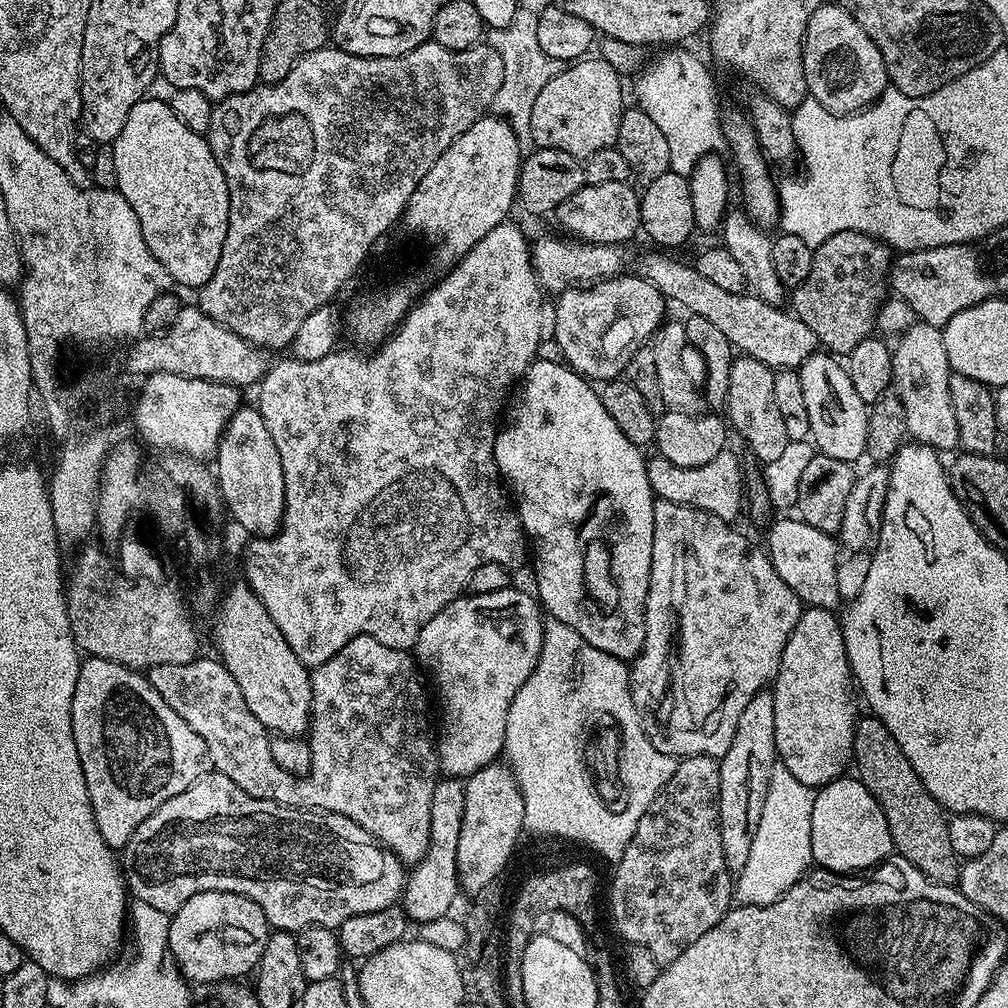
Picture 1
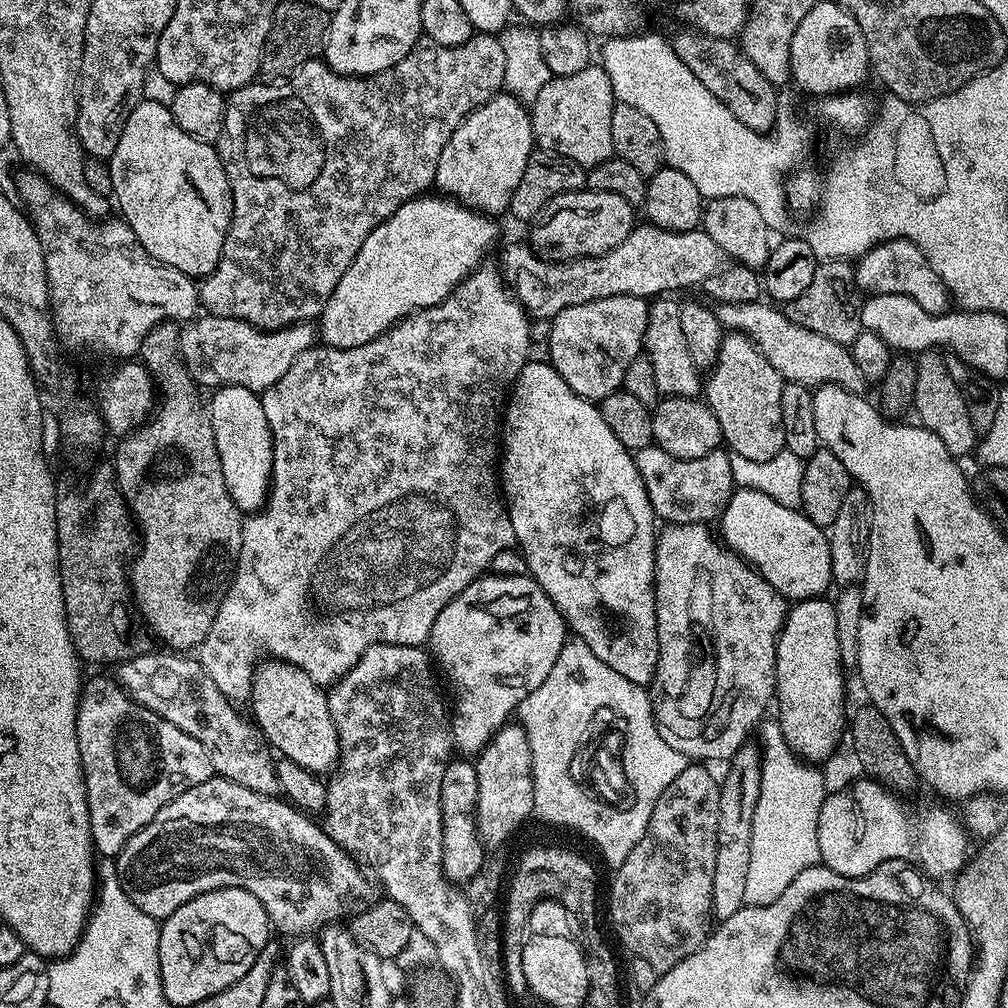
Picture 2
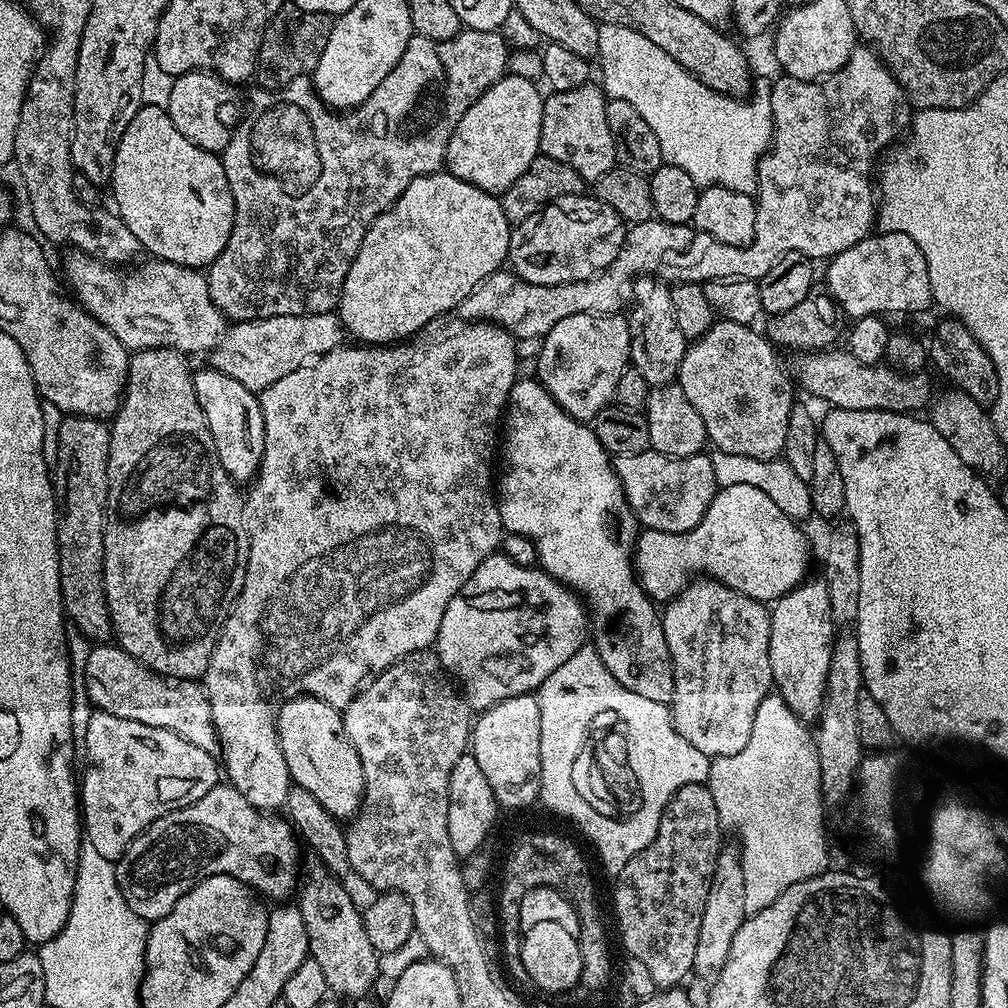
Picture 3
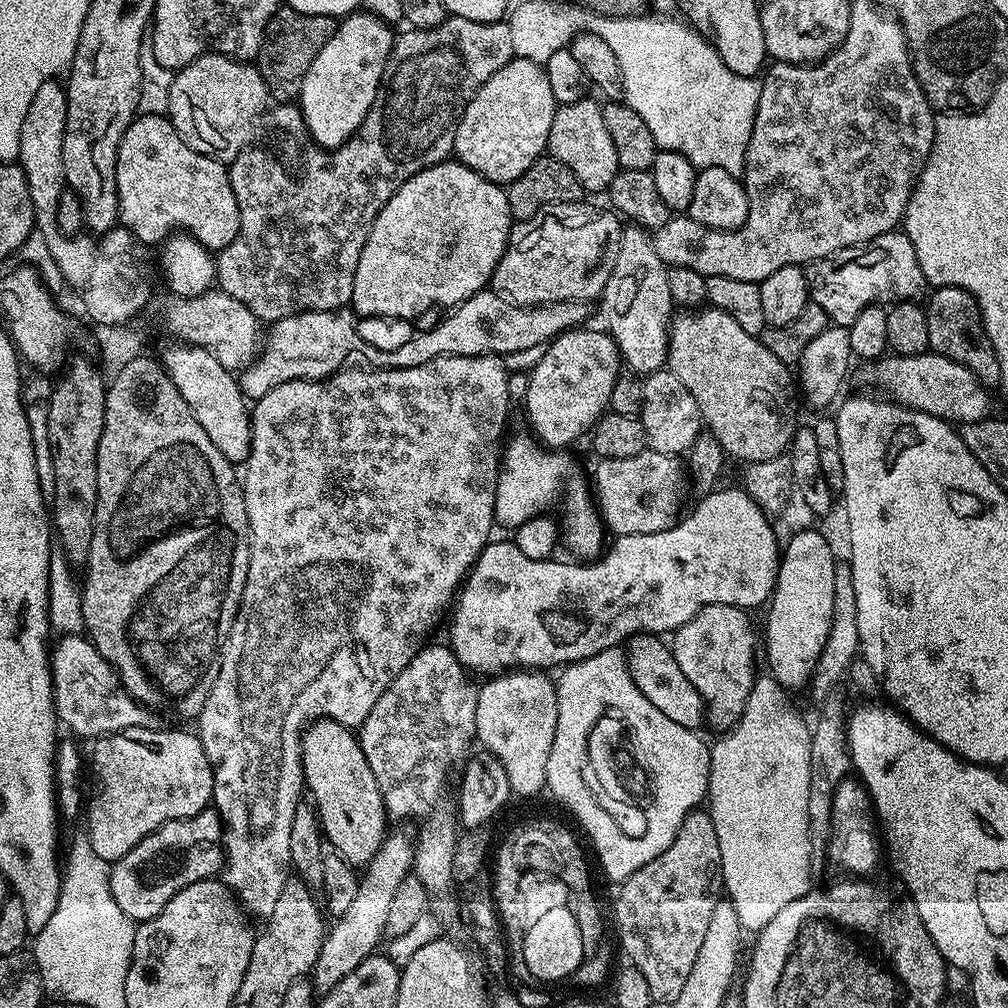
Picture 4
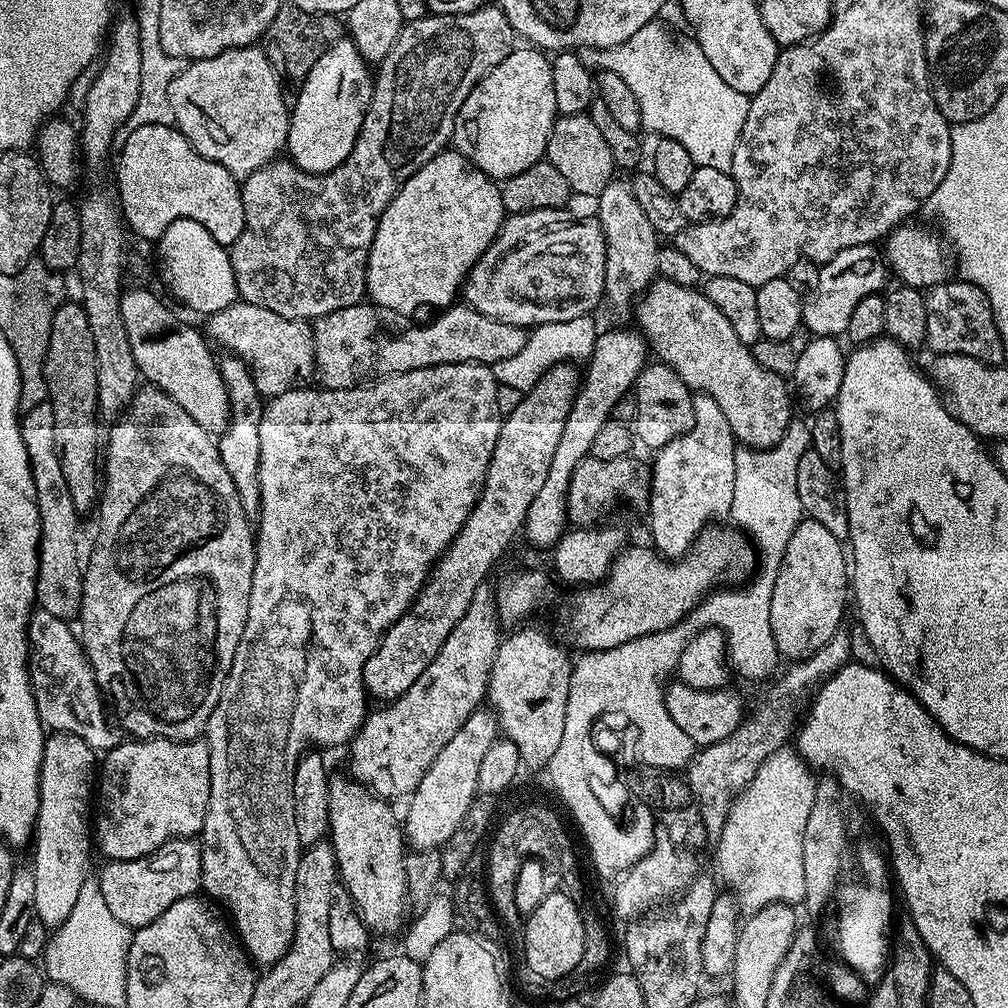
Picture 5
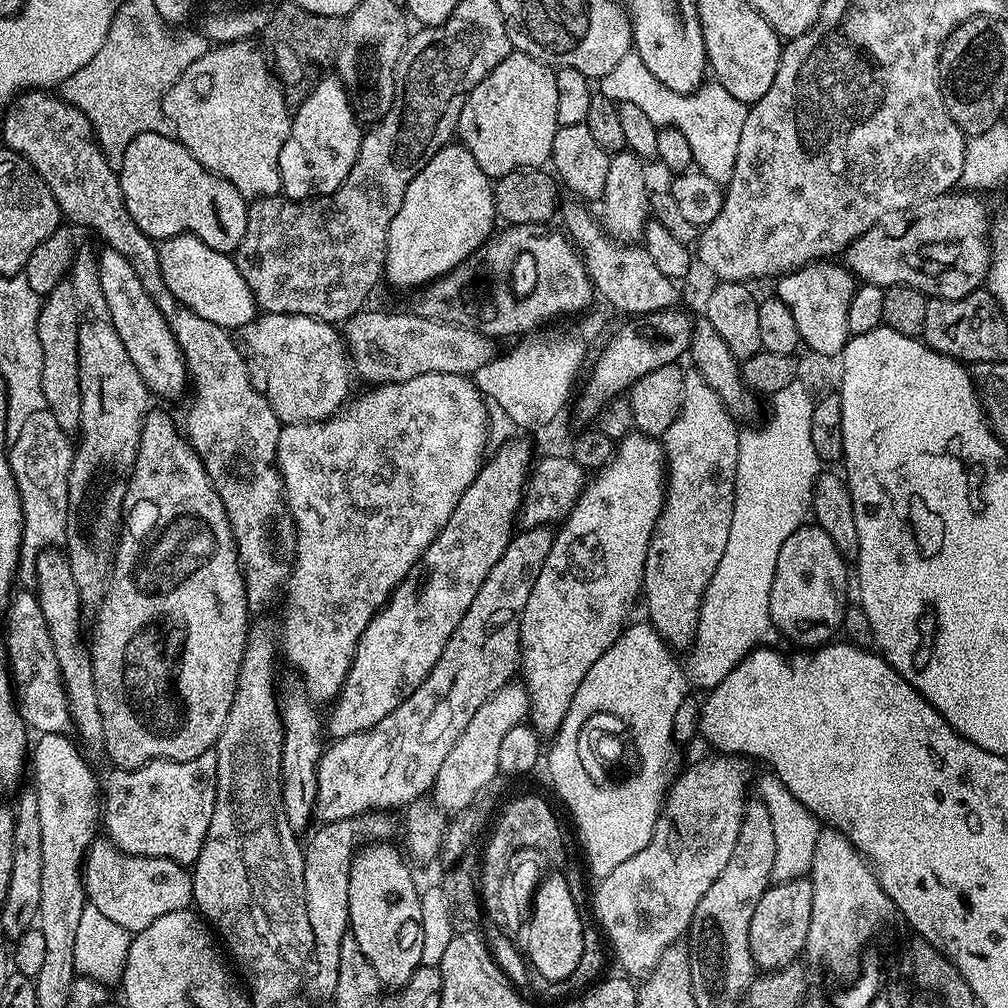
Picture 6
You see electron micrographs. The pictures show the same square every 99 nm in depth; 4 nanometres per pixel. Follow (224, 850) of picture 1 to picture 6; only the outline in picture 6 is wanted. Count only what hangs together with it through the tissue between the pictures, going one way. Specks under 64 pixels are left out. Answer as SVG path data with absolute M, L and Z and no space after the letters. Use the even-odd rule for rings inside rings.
M107 838L92 841L84 861L84 895L110 922L118 922L129 934L146 930L162 914L183 912L192 904L192 874L177 860L161 856L131 856Z

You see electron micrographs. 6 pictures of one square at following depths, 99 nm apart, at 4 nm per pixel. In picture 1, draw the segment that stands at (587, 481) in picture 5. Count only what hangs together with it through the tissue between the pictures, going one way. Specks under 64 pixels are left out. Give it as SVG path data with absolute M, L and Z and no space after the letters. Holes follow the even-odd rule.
M731 450L717 454L703 466L674 466L664 456L653 455L647 461L648 477L652 487L653 497L674 502L678 506L690 506L702 510L706 514L714 514L714 518L722 518L736 522L740 512L742 516L742 501L745 499L744 481L742 479L742 463Z

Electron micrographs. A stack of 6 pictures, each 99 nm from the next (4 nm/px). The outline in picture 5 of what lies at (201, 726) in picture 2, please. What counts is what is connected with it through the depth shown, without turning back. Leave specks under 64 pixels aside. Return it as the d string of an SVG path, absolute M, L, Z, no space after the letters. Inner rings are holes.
M37 611L33 615L31 627L40 633L35 633L34 648L40 651L44 659L44 668L48 671L48 708L46 704L46 720L53 729L62 732L72 732L82 742L86 742L97 753L107 753L109 748L116 747L118 737L112 729L110 721L104 717L105 697L96 681L96 672L84 652L83 643L77 633L71 632L69 621L60 620L51 611Z

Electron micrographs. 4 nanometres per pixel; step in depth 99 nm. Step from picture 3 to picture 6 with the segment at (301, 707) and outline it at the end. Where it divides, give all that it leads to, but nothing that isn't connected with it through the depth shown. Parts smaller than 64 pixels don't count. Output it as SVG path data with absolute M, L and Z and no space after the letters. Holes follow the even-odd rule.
M392 842L372 843L376 844L361 847L352 858L350 894L348 895L348 927L354 942L358 942L358 950L362 950L370 966L374 966L374 974L378 974L381 985L388 987L389 984L389 989L399 990L416 973L416 969L421 967L423 932L420 898L422 892L419 887L416 889L416 880L411 872L413 869L406 863L399 847L396 849Z

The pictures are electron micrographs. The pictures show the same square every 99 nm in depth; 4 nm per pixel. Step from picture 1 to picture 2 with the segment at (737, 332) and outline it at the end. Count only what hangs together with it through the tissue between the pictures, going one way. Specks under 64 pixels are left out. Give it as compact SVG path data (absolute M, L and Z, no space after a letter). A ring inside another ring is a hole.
M768 302L716 304L714 311L718 322L725 330L741 332L743 336L750 338L750 342L754 342L754 346L764 355L766 362L770 362L770 366L778 370L785 382L809 386L836 384L855 394L865 391L864 375L858 370L851 351L845 345L830 342L830 338L822 338L822 334L814 334L814 330L798 326L793 323L791 317L785 316L779 307Z

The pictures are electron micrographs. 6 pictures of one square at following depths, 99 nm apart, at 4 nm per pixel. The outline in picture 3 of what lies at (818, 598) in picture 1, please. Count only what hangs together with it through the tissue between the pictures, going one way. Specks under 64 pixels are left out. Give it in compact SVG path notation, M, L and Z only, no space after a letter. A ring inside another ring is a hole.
M726 486L717 491L702 522L698 522L698 526L694 526L688 532L663 532L650 528L637 535L634 553L636 578L644 587L648 599L653 602L676 599L680 591L688 587L693 574L703 574L728 588L745 592L755 600L775 602L799 584L803 584L809 575L808 540L800 528L803 527L786 514L782 514L782 510L774 506L774 501L755 486Z

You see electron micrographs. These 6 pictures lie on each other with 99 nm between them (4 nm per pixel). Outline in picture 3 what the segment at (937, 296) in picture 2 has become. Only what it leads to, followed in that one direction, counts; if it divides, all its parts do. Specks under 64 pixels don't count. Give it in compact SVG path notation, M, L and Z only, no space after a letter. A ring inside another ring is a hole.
M880 232L870 234L854 246L842 250L837 256L827 261L828 285L826 291L836 302L837 308L845 317L879 316L888 312L924 312L933 307L932 281L928 279L926 258L918 246L914 246L914 238L905 232Z

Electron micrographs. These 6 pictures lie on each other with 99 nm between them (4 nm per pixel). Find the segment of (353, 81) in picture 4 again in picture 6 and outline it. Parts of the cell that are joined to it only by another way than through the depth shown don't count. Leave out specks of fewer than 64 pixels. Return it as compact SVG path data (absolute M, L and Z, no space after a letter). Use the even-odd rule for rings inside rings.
M325 75L312 87L306 102L302 102L300 109L292 116L292 129L282 146L280 155L280 186L283 195L289 200L311 200L318 196L330 196L338 191L342 182L346 182L346 174L350 174L358 158L362 135L359 122L361 123L358 113L352 107L351 99L342 81L335 75Z

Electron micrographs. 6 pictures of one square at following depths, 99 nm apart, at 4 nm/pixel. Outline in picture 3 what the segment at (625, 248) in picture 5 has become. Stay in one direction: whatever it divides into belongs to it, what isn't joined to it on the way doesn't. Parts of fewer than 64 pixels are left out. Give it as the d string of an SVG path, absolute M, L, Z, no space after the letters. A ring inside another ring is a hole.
M640 278L635 281L636 301L632 304L632 313L627 313L630 330L631 367L646 378L649 386L670 384L679 377L682 358L689 346L688 337L682 334L678 326L674 306L670 302L670 288L663 280Z

